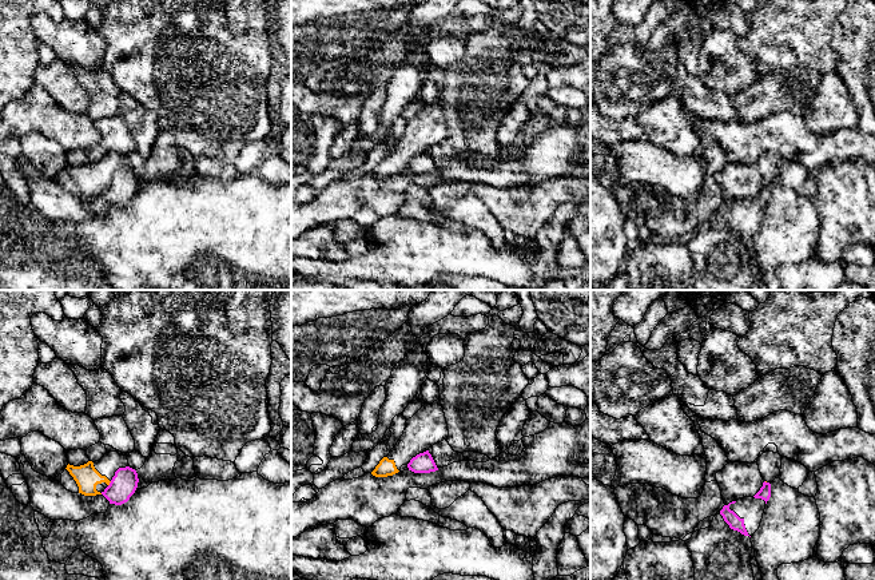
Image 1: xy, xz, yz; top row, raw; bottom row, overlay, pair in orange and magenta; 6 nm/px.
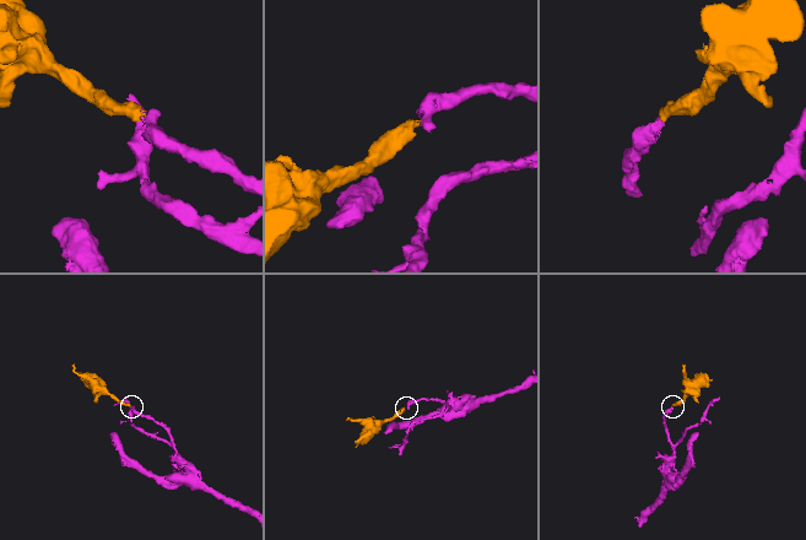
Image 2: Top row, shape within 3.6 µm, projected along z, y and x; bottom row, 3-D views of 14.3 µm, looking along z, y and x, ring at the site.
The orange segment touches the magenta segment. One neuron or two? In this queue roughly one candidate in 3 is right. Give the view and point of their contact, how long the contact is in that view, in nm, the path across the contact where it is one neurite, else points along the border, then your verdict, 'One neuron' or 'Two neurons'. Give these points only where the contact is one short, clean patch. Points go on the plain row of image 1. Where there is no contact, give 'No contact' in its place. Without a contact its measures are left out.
Touches orange at xy (108, 185). Shared border 40 nm. Boundary: xy (111, 182), (108, 186). Two neurons

